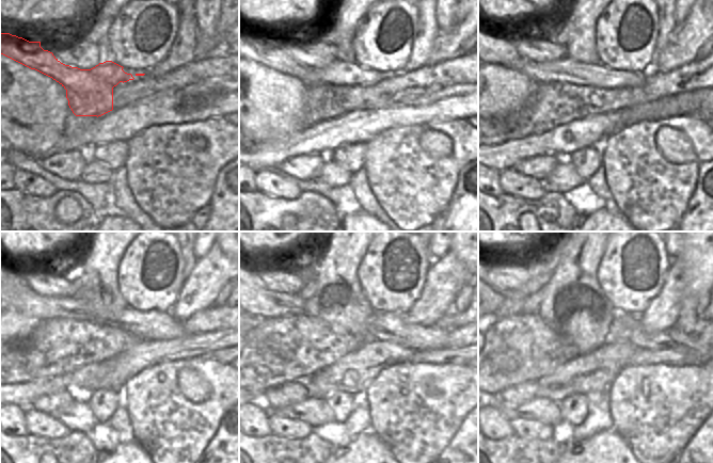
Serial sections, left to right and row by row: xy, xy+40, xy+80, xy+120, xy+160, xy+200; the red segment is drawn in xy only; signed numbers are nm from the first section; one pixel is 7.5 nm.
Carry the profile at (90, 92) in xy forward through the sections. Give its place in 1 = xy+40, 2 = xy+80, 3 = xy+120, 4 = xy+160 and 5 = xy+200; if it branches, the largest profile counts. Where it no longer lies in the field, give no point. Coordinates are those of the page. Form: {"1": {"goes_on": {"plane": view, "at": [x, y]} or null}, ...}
{"1": {"goes_on": {"plane": "xy+40", "at": [260, 49]}}, "2": {"goes_on": {"plane": "xy+80", "at": [500, 51]}}, "3": {"goes_on": {"plane": "xy+120", "at": [22, 300]}}, "4": {"goes_on": {"plane": "xy+160", "at": [260, 301]}}, "5": {"goes_on": {"plane": "xy+200", "at": [500, 303]}}}

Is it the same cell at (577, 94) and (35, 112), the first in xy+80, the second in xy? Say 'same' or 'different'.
different

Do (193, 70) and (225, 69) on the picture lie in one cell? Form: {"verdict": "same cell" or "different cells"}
{"verdict": "same cell"}

